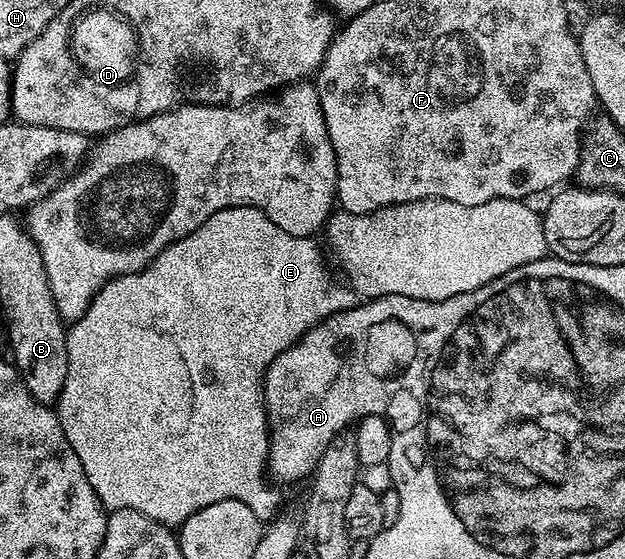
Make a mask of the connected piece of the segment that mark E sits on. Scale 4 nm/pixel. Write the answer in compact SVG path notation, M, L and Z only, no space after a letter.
M227 207L213 213L193 234L161 250L161 254L153 257L141 271L109 281L93 297L82 318L67 328L69 374L65 374L65 386L57 401L59 421L61 430L65 430L65 438L69 438L69 446L73 446L73 454L81 458L89 486L93 486L104 509L137 510L137 514L145 514L145 518L153 518L168 526L180 526L203 507L225 499L236 499L249 506L262 522L275 518L280 511L279 492L275 489L278 487L265 475L271 434L267 431L267 411L263 405L264 375L277 354L295 344L313 326L335 313L355 309L361 303L358 292L335 282L315 242L312 237L286 234L259 208Z

